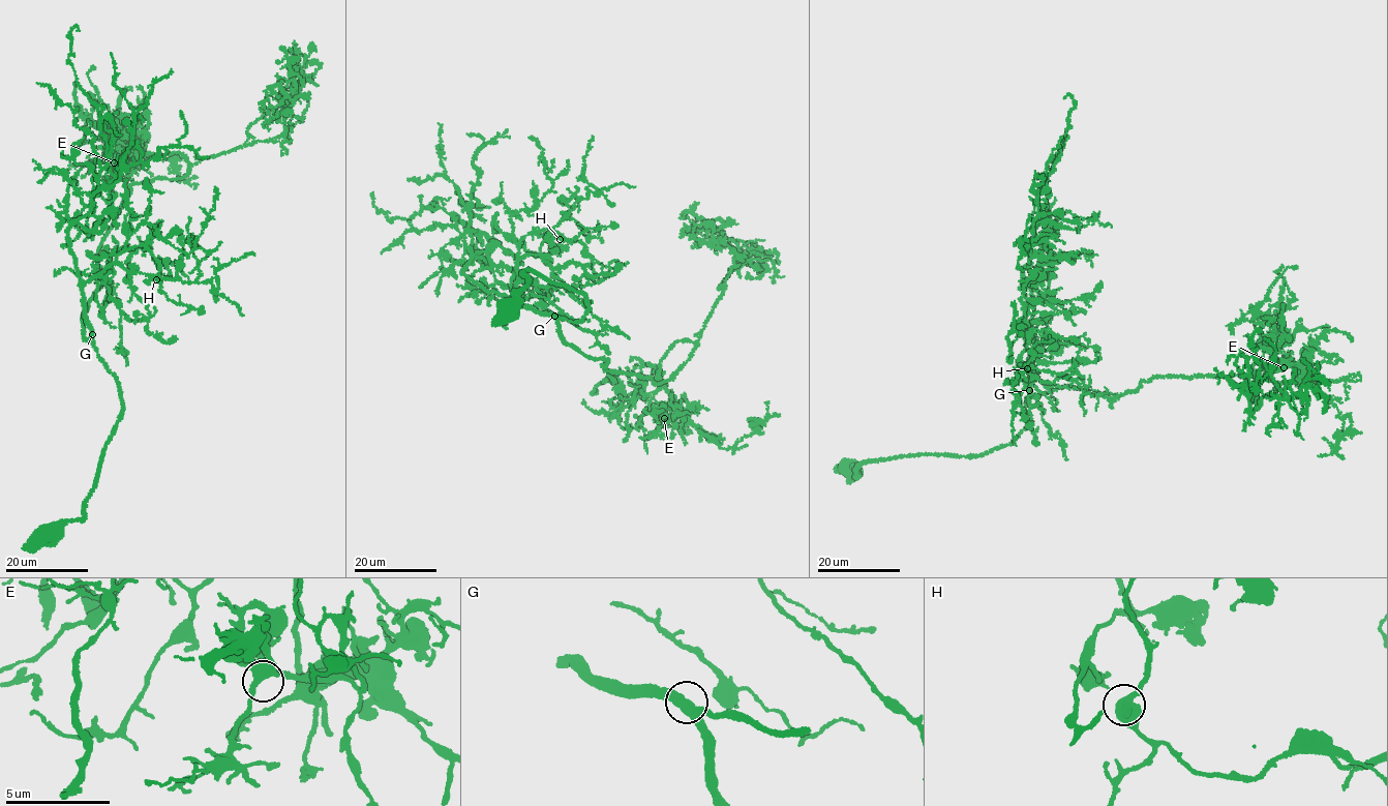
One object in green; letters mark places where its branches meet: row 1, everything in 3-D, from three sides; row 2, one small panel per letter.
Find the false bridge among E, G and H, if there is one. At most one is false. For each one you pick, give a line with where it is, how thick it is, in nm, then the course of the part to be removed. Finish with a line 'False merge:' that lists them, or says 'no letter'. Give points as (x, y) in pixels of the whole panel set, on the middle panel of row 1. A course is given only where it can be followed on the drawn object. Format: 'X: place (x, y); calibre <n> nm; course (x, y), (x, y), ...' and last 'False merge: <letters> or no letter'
False merge: no letter

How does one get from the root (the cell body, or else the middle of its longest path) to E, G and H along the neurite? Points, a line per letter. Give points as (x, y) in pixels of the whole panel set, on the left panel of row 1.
E: (48, 533), (84, 517), (121, 412), (82, 335), (98, 249), (130, 185), (188, 167), (120, 139), (114, 162)
G: (48, 533), (84, 517), (84, 506), (95, 485), (104, 448), (121, 412), (118, 385), (98, 357), (92, 333)
H: (48, 533), (84, 517), (122, 411), (81, 286), (142, 244), (159, 265), (156, 279)

